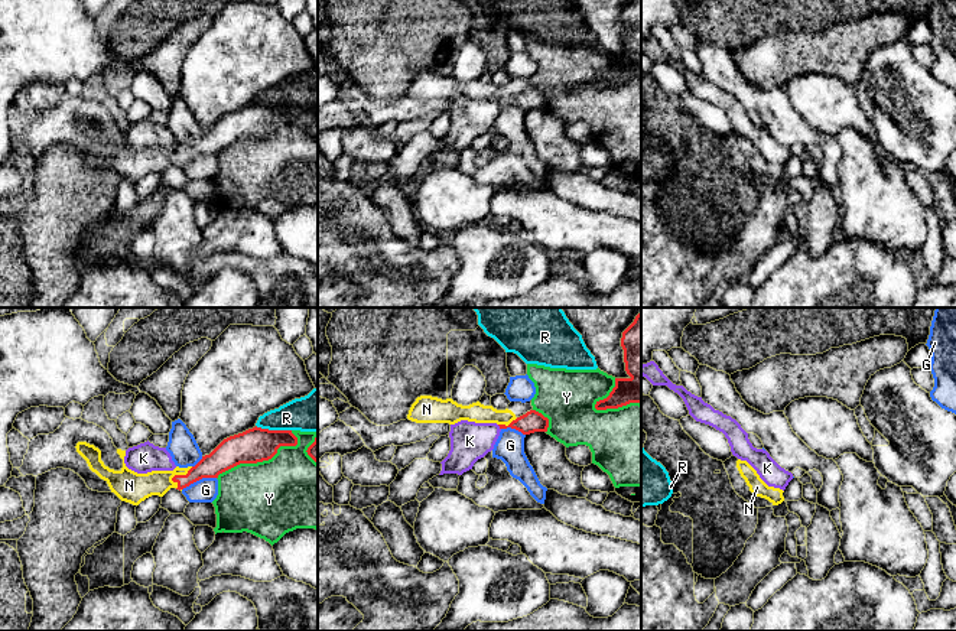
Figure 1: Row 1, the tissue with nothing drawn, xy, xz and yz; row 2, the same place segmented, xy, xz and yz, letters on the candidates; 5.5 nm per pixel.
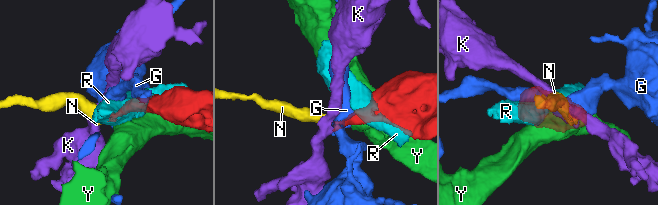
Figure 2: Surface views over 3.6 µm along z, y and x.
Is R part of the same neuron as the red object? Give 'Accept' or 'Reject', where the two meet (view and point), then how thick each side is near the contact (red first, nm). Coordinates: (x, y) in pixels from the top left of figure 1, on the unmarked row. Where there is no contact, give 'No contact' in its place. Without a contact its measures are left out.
Reject. Touches red at xy (273, 107). Thickness 190 nm (red) against 200 nm

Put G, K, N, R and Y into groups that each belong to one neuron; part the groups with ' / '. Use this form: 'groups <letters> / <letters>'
groups G / K / N / R / Y

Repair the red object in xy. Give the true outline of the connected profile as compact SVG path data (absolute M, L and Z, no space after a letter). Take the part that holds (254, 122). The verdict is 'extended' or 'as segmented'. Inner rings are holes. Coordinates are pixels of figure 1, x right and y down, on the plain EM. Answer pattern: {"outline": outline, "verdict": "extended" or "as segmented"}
{"outline": "M253 104L224 116L209 131L195 143L173 147L152 147L137 150L124 140L126 127L117 126L123 136L120 147L110 146L101 137L101 127L87 118L77 120L77 129L87 137L90 146L104 156L111 169L121 178L139 182L152 172L163 173L170 165L182 167L202 155L218 155L220 150L240 142L271 136L280 123L296 123L292 107L269 107Z", "verdict": "extended"}

